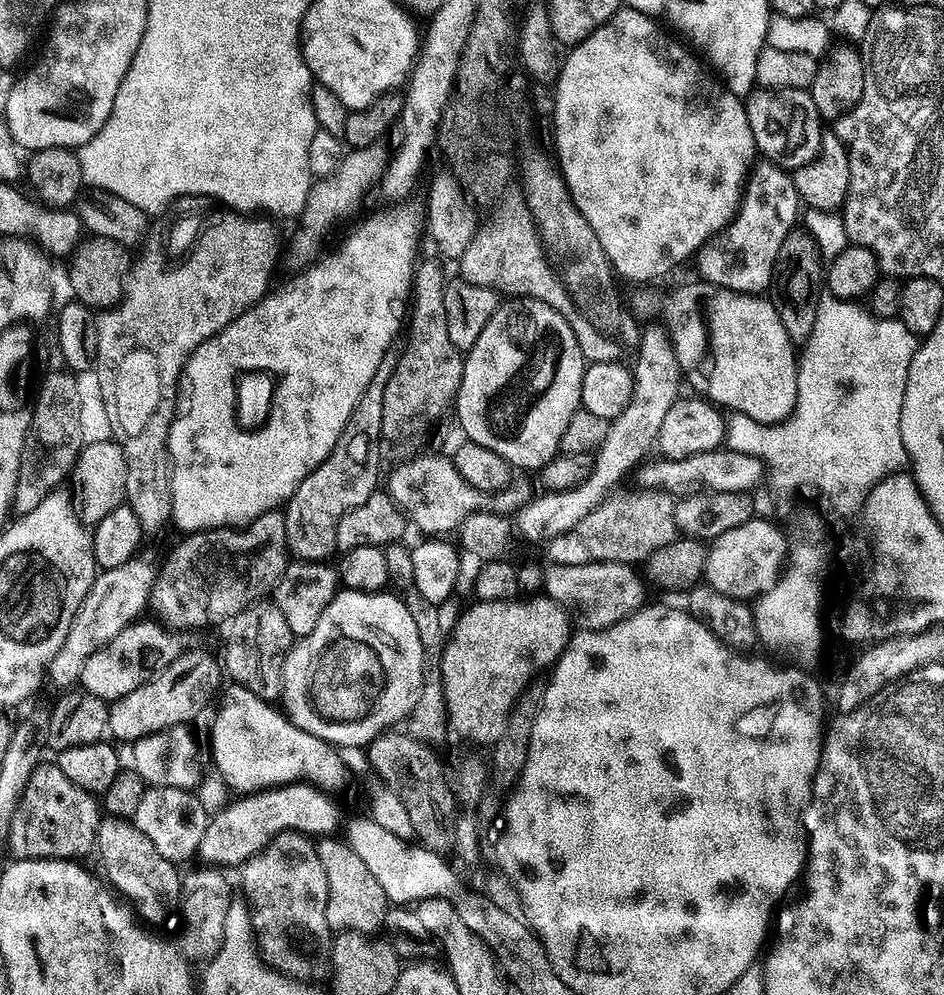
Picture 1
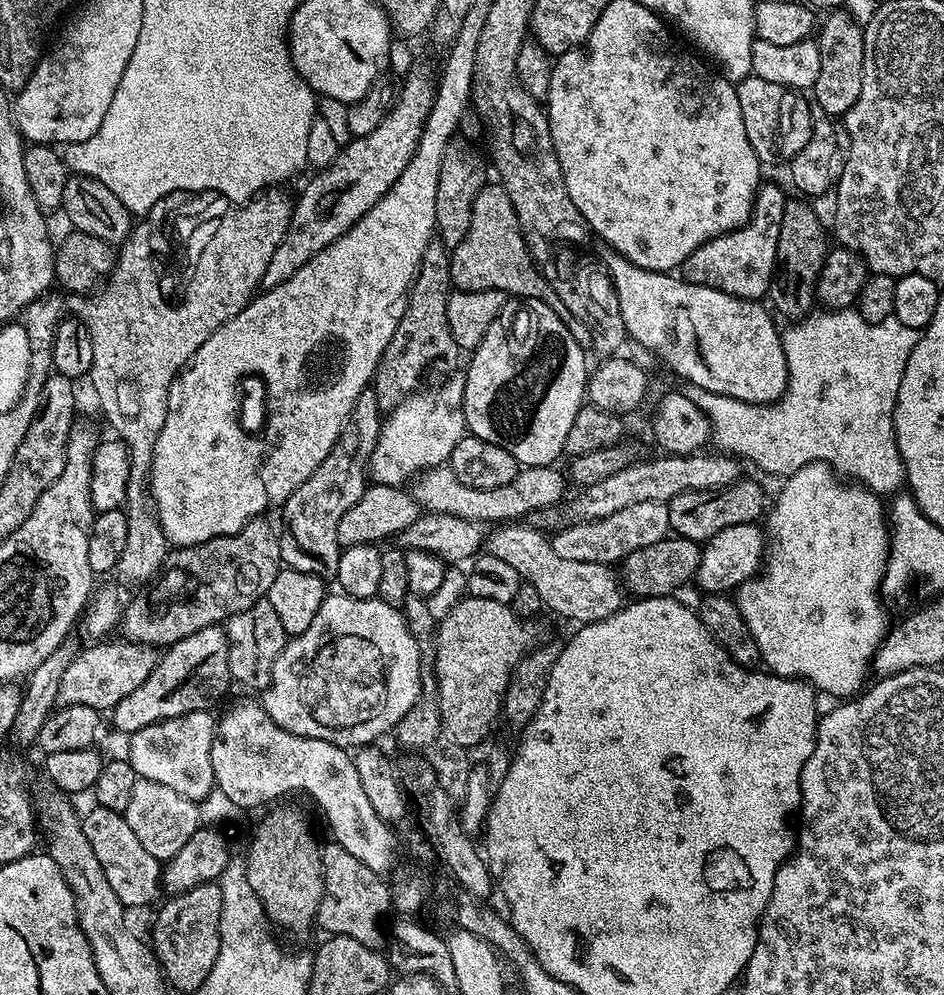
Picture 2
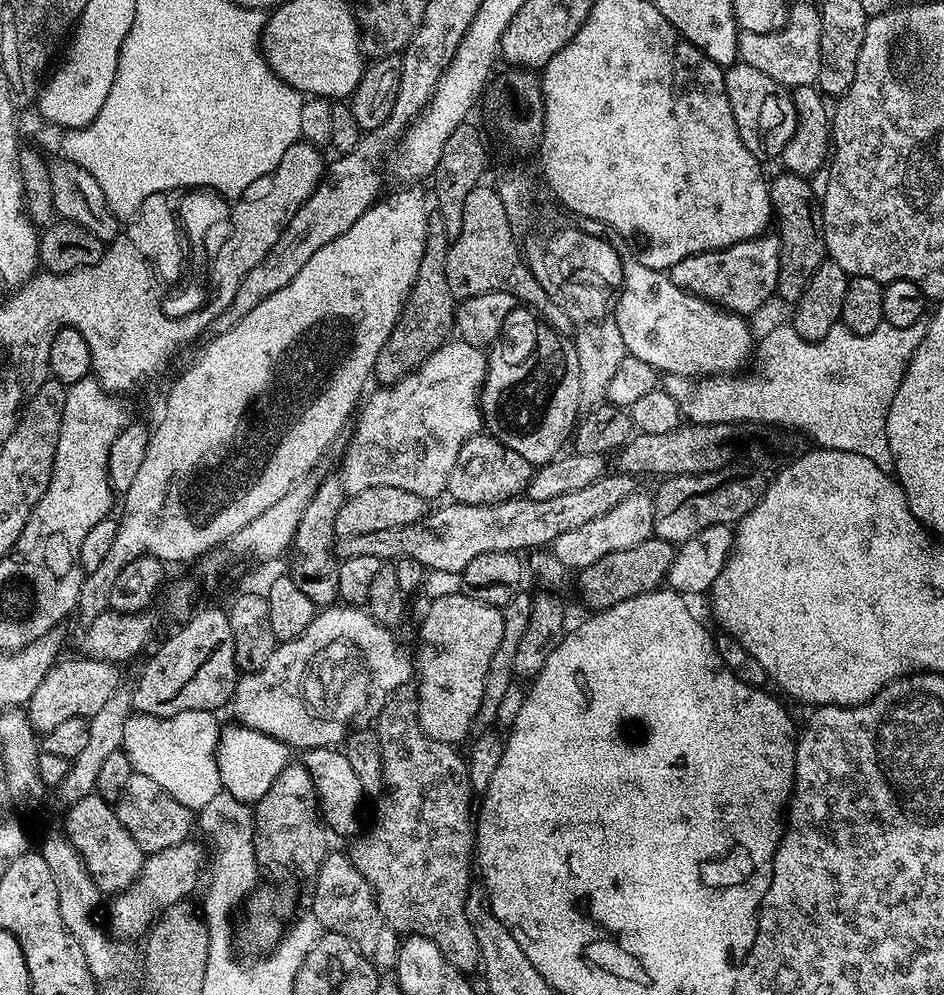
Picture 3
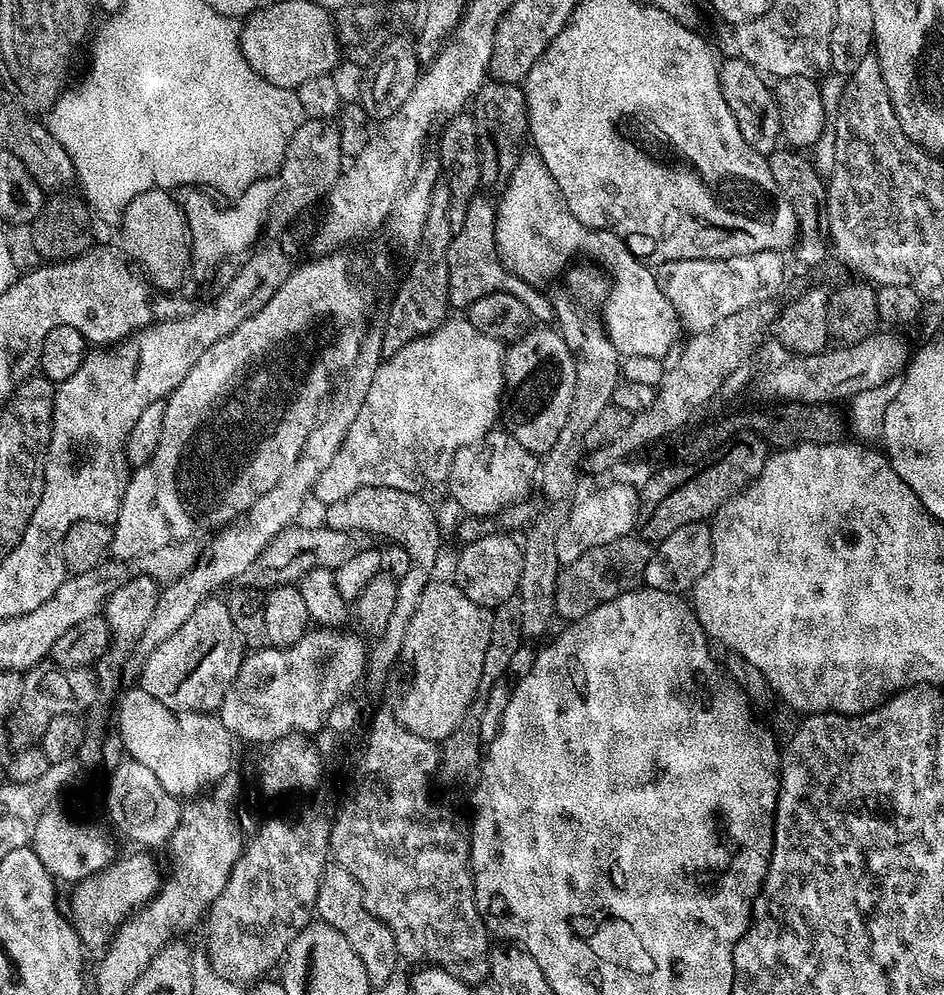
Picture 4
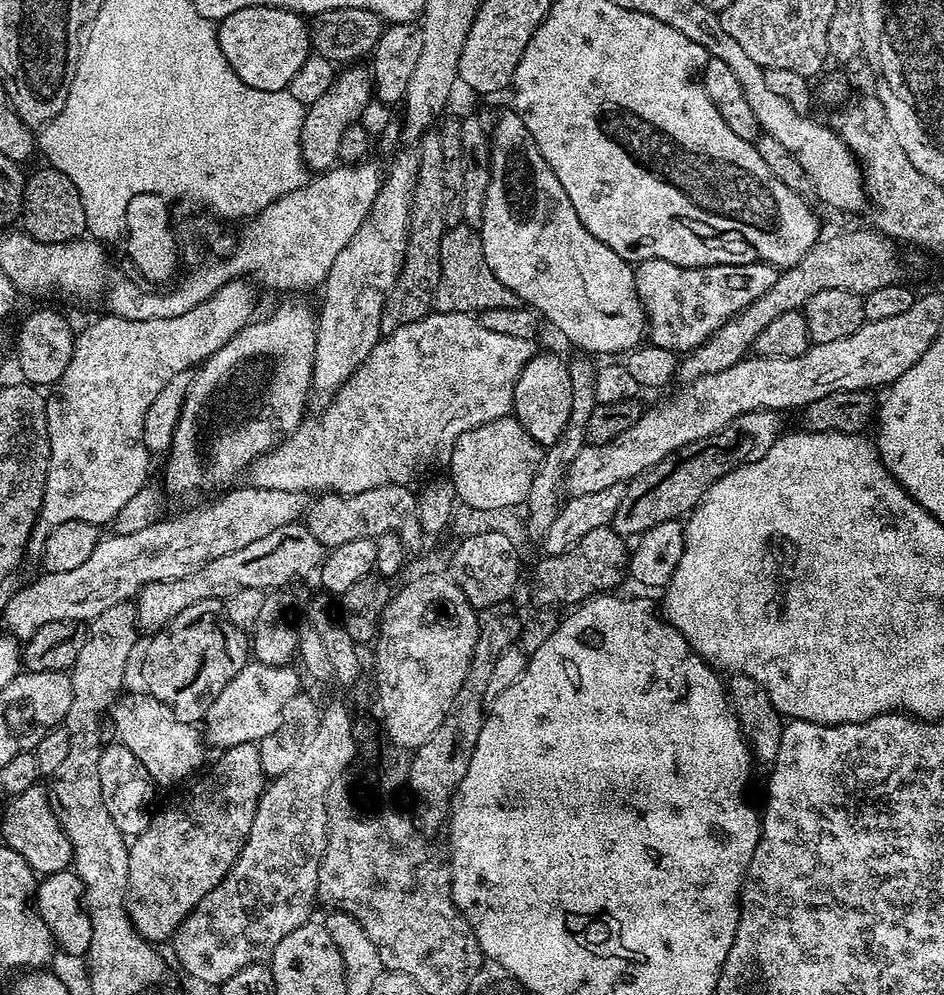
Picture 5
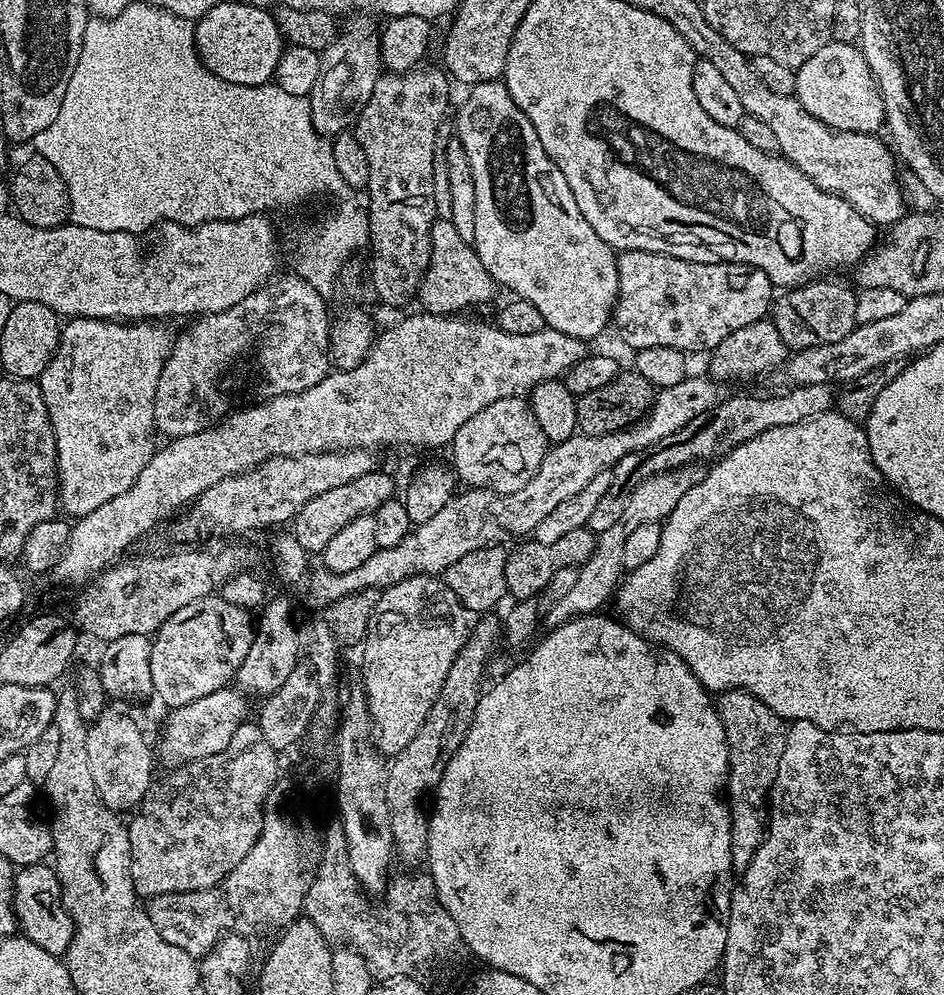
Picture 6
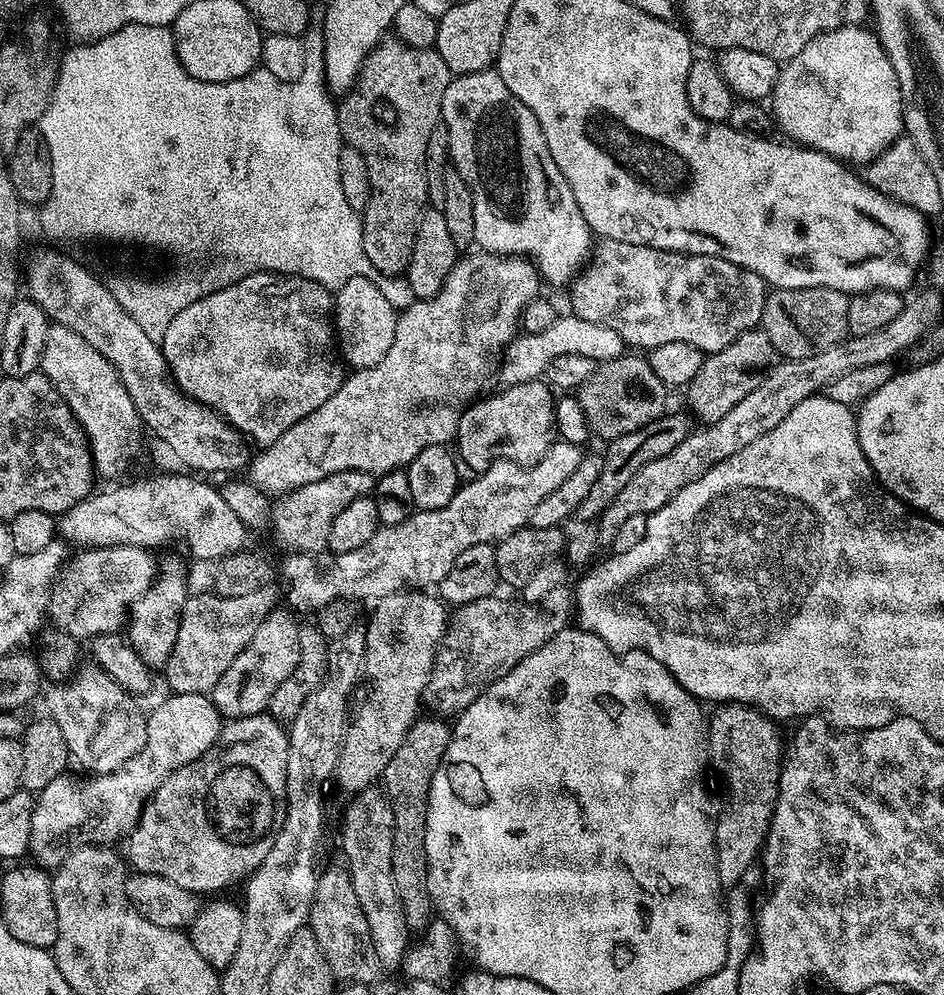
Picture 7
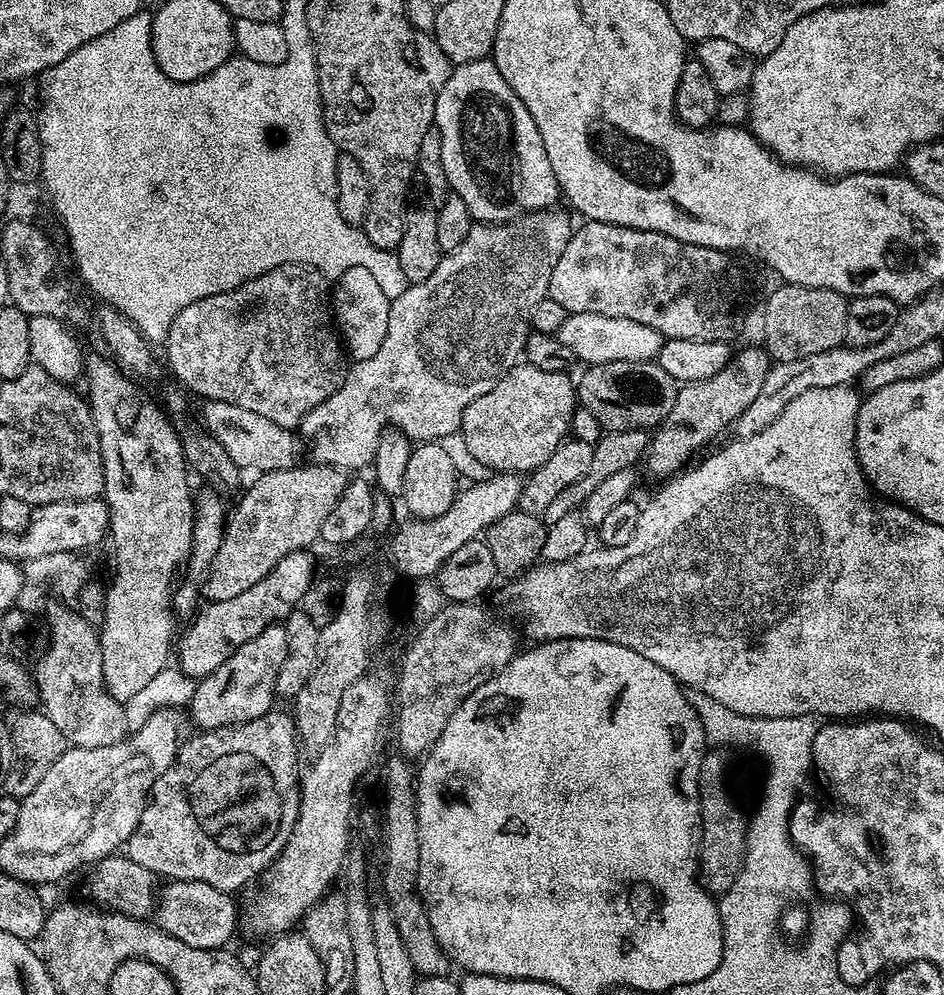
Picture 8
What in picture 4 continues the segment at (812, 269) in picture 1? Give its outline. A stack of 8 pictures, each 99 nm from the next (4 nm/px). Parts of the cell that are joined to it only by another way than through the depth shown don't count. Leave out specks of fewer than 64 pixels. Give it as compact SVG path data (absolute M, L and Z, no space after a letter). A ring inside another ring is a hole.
M788 146L777 147L775 152L767 153L770 174L778 182L778 190L790 202L798 225L798 245L794 253L804 264L818 264L830 252L828 234L828 185L825 177L807 160L805 153Z

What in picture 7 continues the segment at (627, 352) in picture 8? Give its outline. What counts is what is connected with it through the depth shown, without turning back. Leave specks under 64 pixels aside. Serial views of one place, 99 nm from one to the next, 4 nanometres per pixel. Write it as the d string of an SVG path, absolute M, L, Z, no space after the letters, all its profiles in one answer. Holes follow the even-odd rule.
M560 314L557 315L554 322L550 322L547 330L542 330L538 334L530 334L524 332L523 334L517 335L516 339L511 344L507 345L503 349L502 357L504 361L499 361L498 364L498 376L504 379L505 385L510 384L521 384L522 382L530 382L531 380L541 379L546 370L546 366L550 366L550 362L554 362L554 358L562 358L566 354L578 354L582 358L590 358L594 361L612 360L616 356L623 356L626 352L626 345L620 335L614 330L610 330L610 326L602 326L598 322L586 322L586 318L578 318L571 314Z

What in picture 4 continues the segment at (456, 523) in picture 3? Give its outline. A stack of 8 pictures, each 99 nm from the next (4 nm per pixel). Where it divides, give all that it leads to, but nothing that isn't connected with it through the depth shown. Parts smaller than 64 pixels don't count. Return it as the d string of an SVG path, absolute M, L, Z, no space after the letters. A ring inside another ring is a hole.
M319 526L320 528L300 527L283 528L257 553L256 559L242 572L245 585L251 586L253 589L267 590L283 584L296 584L312 570L319 568L334 570L338 566L342 566L342 562L346 562L346 558L350 558L366 544L365 537L360 534L338 532L327 526Z

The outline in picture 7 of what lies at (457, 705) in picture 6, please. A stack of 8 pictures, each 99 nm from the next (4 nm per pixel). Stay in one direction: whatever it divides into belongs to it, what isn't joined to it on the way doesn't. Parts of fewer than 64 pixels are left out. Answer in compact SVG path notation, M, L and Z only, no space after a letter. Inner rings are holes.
M417 719L406 738L402 738L402 746L398 746L394 758L390 758L382 777L382 791L390 802L390 810L394 812L394 852L390 858L390 870L394 872L394 894L398 894L404 921L412 930L425 929L430 922L430 917L424 912L424 904L429 900L424 885L428 869L424 845L426 806L430 782L452 737L452 729L447 719L424 719Z

